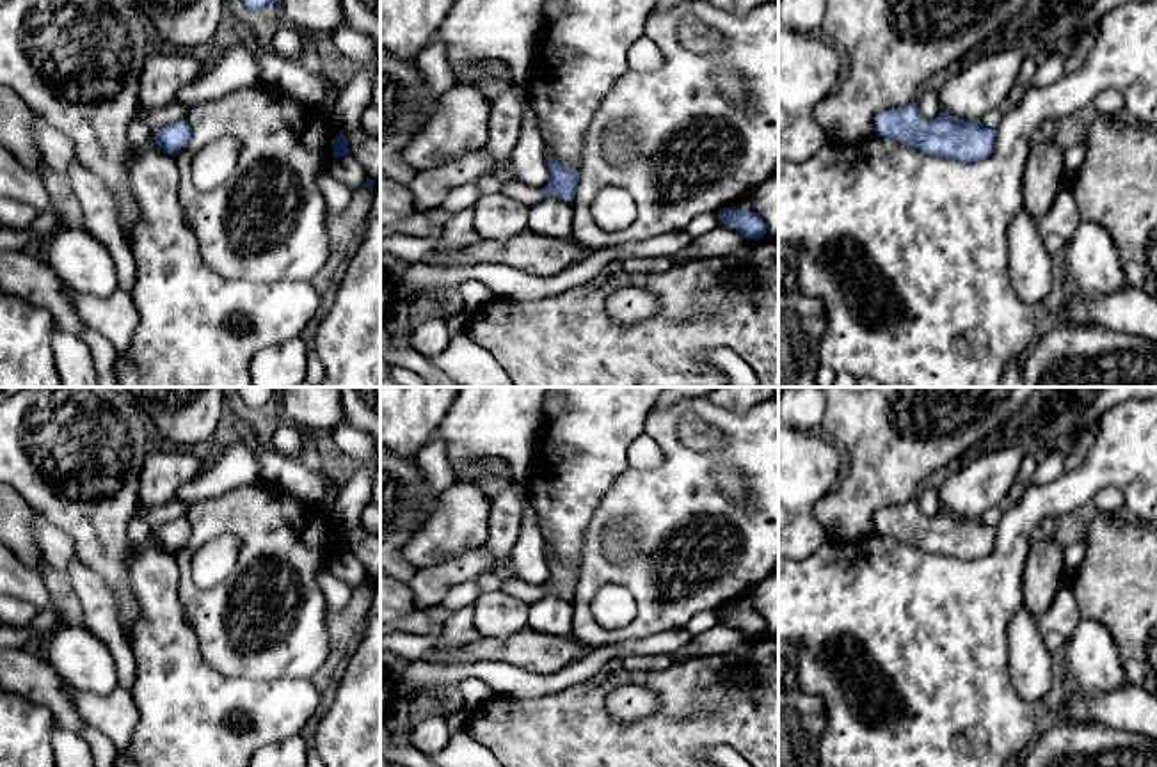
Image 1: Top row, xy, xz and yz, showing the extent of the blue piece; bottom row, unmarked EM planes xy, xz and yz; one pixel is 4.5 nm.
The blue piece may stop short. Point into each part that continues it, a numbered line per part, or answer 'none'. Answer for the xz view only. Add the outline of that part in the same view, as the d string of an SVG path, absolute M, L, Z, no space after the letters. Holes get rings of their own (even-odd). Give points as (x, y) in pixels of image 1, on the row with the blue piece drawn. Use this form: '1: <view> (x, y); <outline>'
1: xz (518, 190); M519 179L503 183L503 192L510 199L514 199L528 208L531 208L535 202L539 202L544 197L542 188L530 186Z

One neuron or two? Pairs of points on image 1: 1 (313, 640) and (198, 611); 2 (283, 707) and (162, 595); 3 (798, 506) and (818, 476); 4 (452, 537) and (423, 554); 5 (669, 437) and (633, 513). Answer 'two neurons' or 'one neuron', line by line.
1: one neuron
2: one neuron
3: one neuron
4: one neuron
5: one neuron

